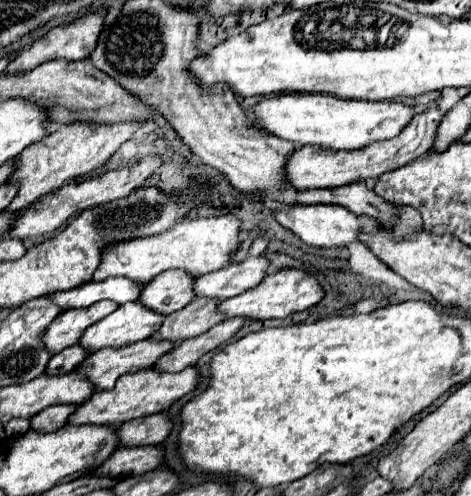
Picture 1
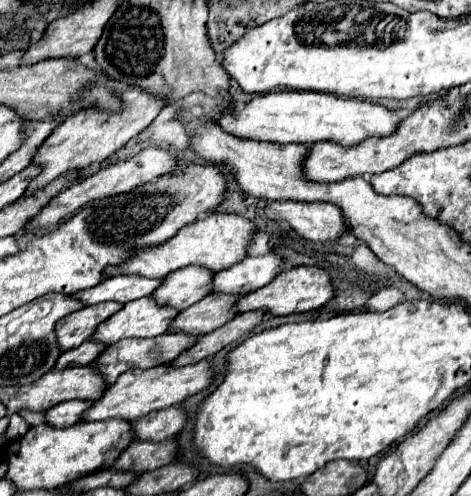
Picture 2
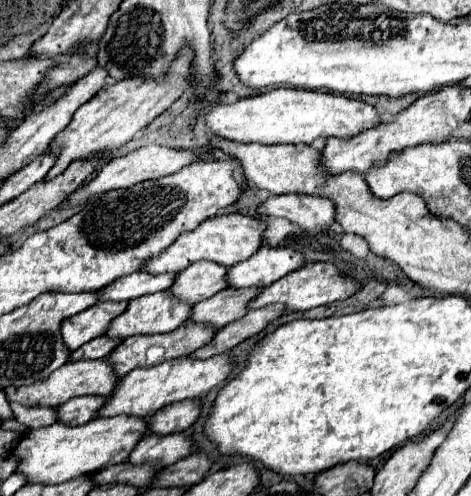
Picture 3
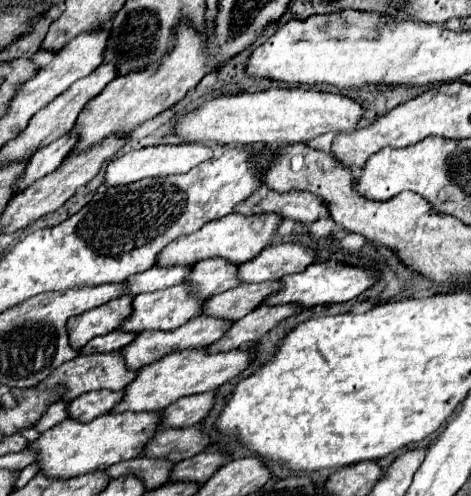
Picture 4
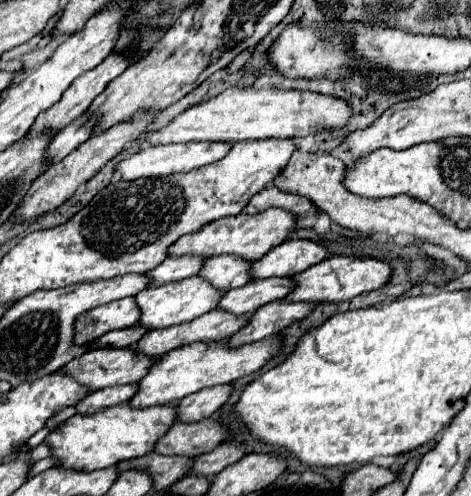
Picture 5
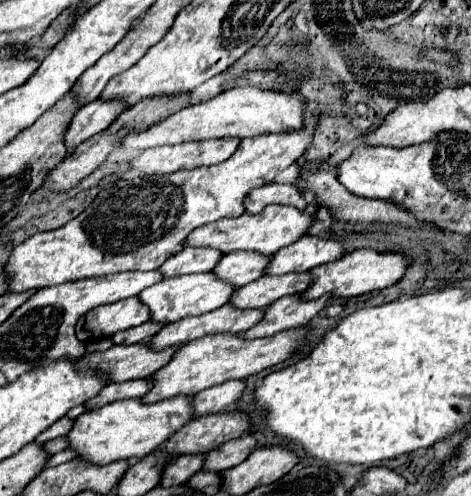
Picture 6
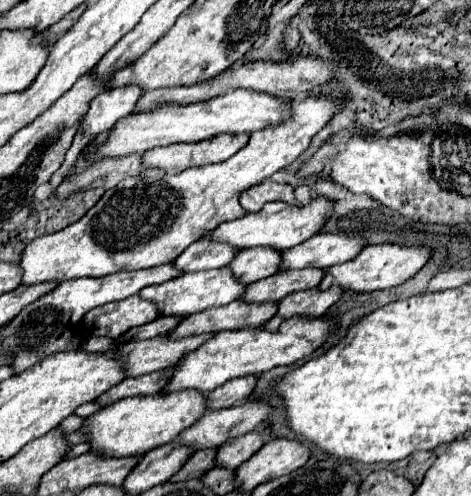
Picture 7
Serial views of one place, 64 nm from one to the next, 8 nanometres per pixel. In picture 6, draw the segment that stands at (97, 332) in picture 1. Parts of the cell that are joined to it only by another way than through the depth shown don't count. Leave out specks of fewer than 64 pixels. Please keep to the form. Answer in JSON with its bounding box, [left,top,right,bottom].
[138,272,234,324]

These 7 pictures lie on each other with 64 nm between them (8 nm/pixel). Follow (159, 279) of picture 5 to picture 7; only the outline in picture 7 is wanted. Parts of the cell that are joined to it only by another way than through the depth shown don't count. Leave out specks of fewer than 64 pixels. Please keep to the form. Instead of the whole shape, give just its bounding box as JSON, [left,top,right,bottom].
[172,240,238,272]

